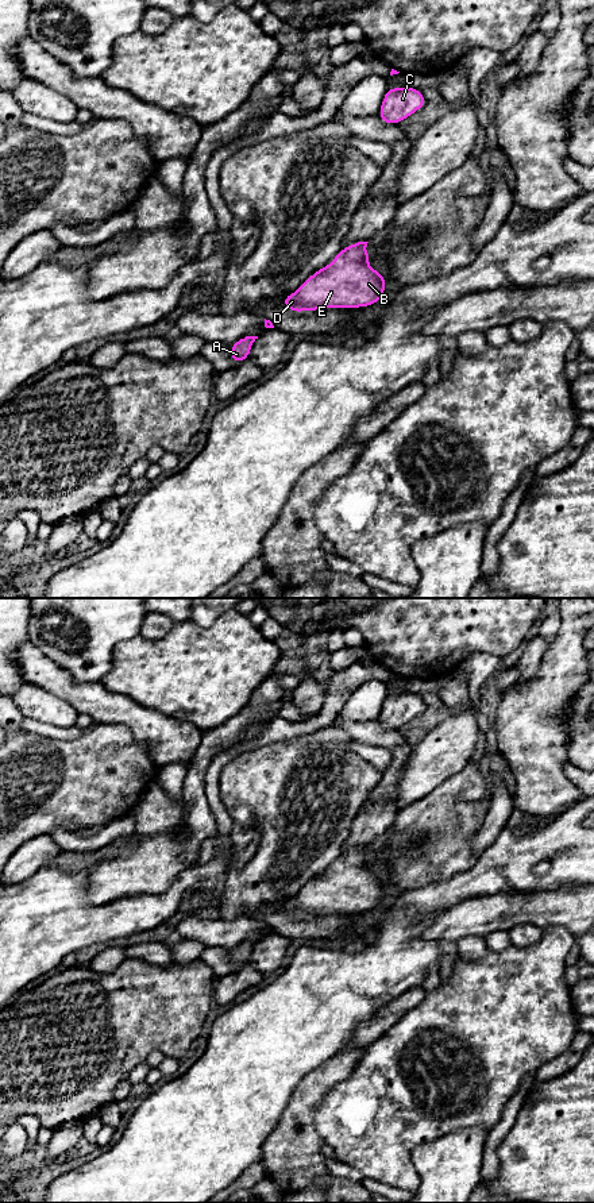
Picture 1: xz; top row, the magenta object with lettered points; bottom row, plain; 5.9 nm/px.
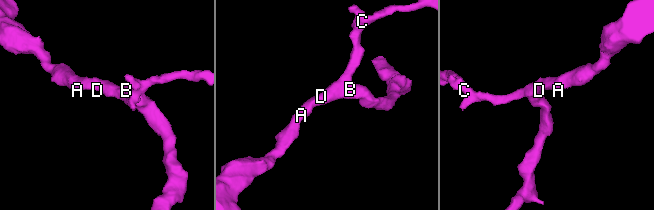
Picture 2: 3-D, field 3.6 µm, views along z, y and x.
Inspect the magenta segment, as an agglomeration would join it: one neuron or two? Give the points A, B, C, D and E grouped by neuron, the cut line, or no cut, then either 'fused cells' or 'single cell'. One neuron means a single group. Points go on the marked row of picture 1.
A B C D E; no cut; single cell

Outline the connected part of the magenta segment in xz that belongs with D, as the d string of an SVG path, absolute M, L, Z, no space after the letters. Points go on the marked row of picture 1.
M358 242L342 248L328 266L319 269L294 293L286 296L282 305L292 312L304 312L323 308L362 308L381 301L387 279L369 266L371 255L366 252L367 243Z

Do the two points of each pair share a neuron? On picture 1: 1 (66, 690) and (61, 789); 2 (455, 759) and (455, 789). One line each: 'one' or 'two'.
1: two
2: two

